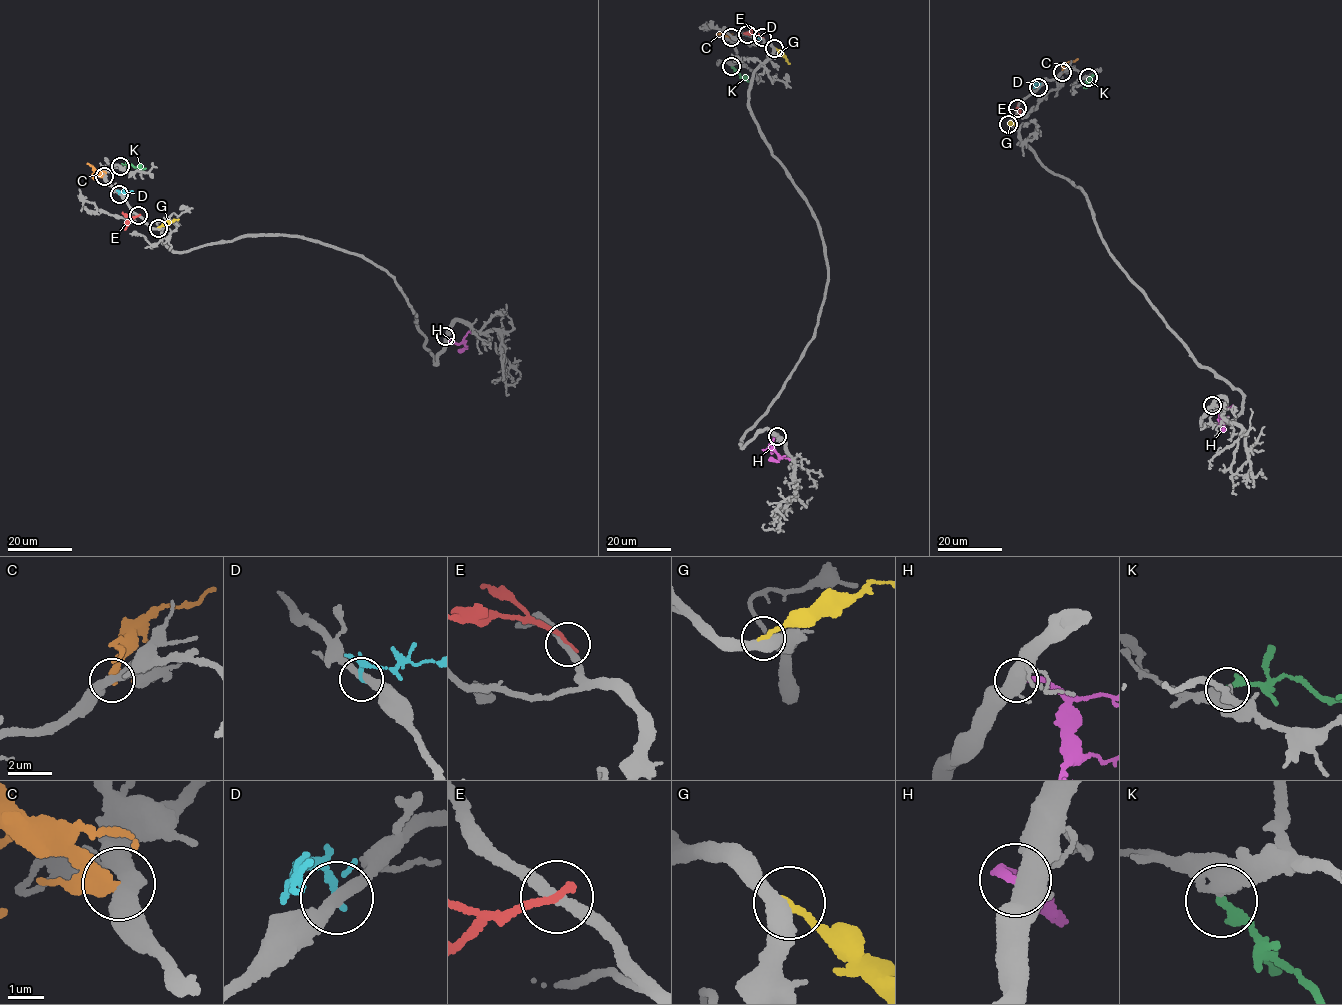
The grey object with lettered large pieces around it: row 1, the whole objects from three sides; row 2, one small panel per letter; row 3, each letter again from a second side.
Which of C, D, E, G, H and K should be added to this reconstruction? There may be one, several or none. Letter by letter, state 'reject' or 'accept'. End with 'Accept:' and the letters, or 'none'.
C: reject
D: reject
E: reject
G: reject
H: reject
K: accept
Accept: K

